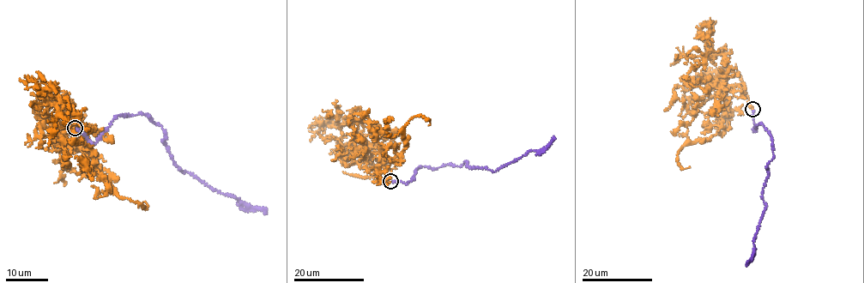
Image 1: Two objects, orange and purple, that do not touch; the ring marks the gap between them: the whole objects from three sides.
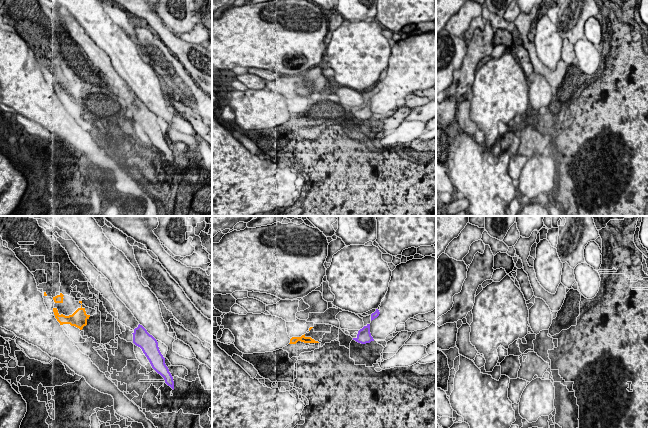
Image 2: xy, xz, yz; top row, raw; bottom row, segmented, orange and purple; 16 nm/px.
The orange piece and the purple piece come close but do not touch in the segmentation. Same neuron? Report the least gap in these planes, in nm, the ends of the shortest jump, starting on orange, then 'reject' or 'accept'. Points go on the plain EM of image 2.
550 nm | xz (318, 118), (353, 115) | reject

